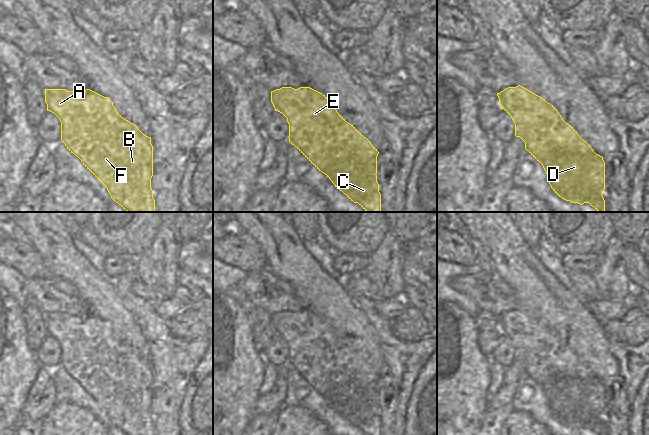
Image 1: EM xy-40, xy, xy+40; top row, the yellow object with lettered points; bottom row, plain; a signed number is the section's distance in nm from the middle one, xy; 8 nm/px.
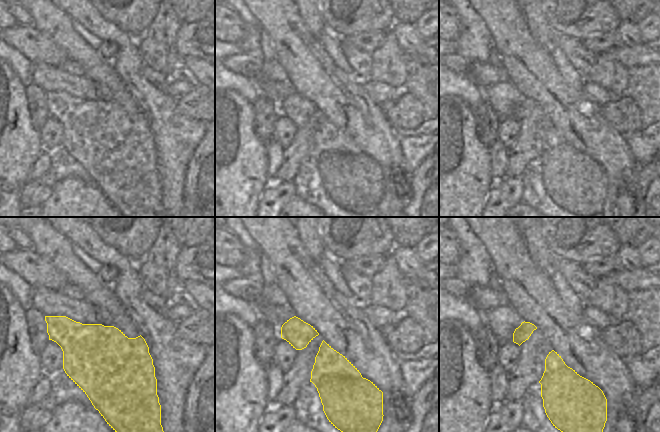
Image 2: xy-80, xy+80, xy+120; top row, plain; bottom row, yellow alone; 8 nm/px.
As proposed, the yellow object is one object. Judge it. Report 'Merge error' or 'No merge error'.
Merge error.

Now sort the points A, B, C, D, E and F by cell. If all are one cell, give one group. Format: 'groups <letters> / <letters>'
groups A B C E F / D

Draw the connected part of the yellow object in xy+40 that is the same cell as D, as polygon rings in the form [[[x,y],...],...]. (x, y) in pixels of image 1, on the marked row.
[[[560,153],[552,161],[541,163],[553,191],[562,199],[580,205],[590,203],[605,190],[605,162],[594,153]]]

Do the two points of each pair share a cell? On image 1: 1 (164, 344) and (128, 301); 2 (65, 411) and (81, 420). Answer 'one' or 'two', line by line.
1: one
2: one

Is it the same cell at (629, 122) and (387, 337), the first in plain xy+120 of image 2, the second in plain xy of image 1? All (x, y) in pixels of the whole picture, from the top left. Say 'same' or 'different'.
different

